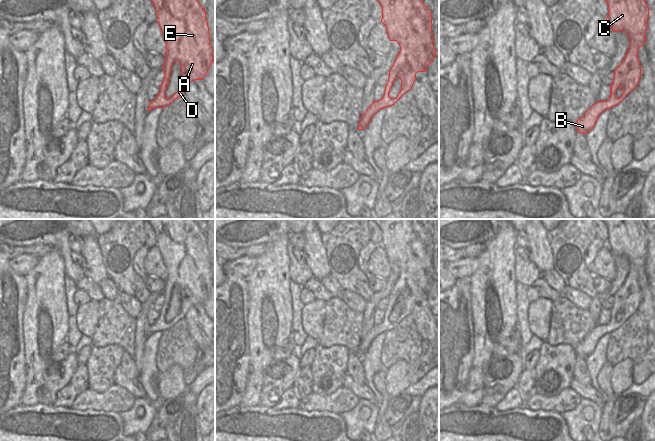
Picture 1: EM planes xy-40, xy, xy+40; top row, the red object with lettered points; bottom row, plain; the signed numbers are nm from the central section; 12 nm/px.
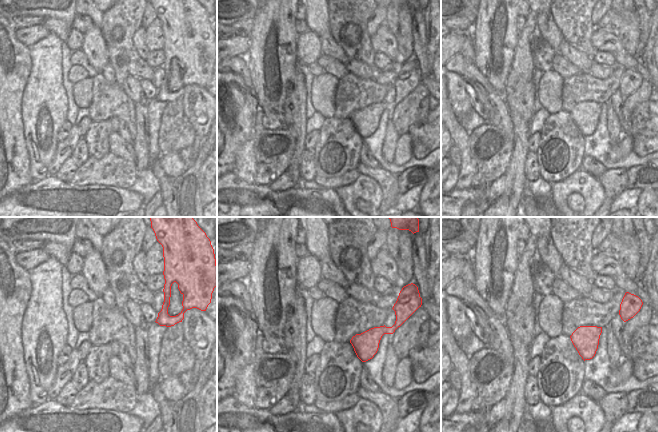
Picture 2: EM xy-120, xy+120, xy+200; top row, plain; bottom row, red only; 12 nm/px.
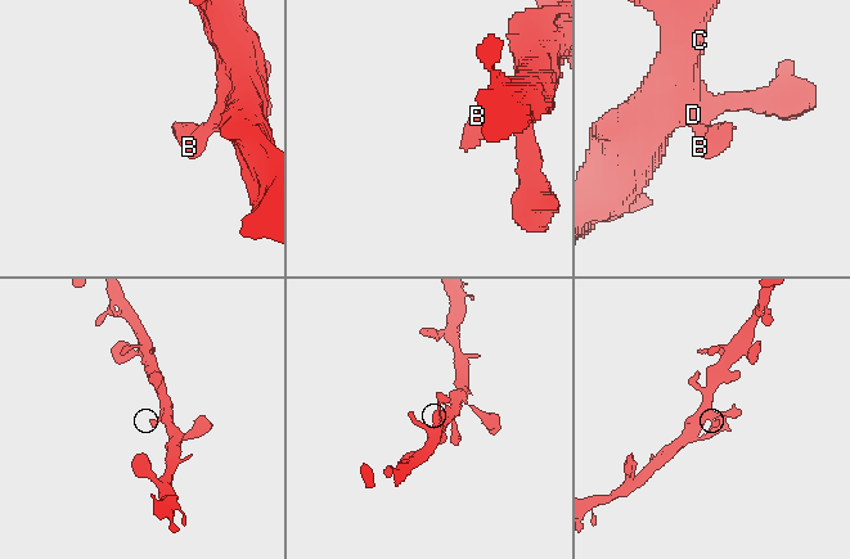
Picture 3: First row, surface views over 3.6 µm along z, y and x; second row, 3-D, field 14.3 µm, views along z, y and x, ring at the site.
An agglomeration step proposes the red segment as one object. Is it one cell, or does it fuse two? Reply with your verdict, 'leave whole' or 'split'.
leave whole

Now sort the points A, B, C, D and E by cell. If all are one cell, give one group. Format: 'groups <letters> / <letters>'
groups A B C D E

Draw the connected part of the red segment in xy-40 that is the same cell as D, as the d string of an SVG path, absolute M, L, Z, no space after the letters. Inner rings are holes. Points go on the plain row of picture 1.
M148 219L156 235L162 259L166 267L165 287L162 291L164 303L158 320L150 325L148 335L154 332L163 332L185 317L192 305L203 304L213 283L213 273L210 268L210 258L206 235L192 219ZM175 285L180 287L181 306L180 312L172 321L166 322L165 315L168 311L172 289Z

